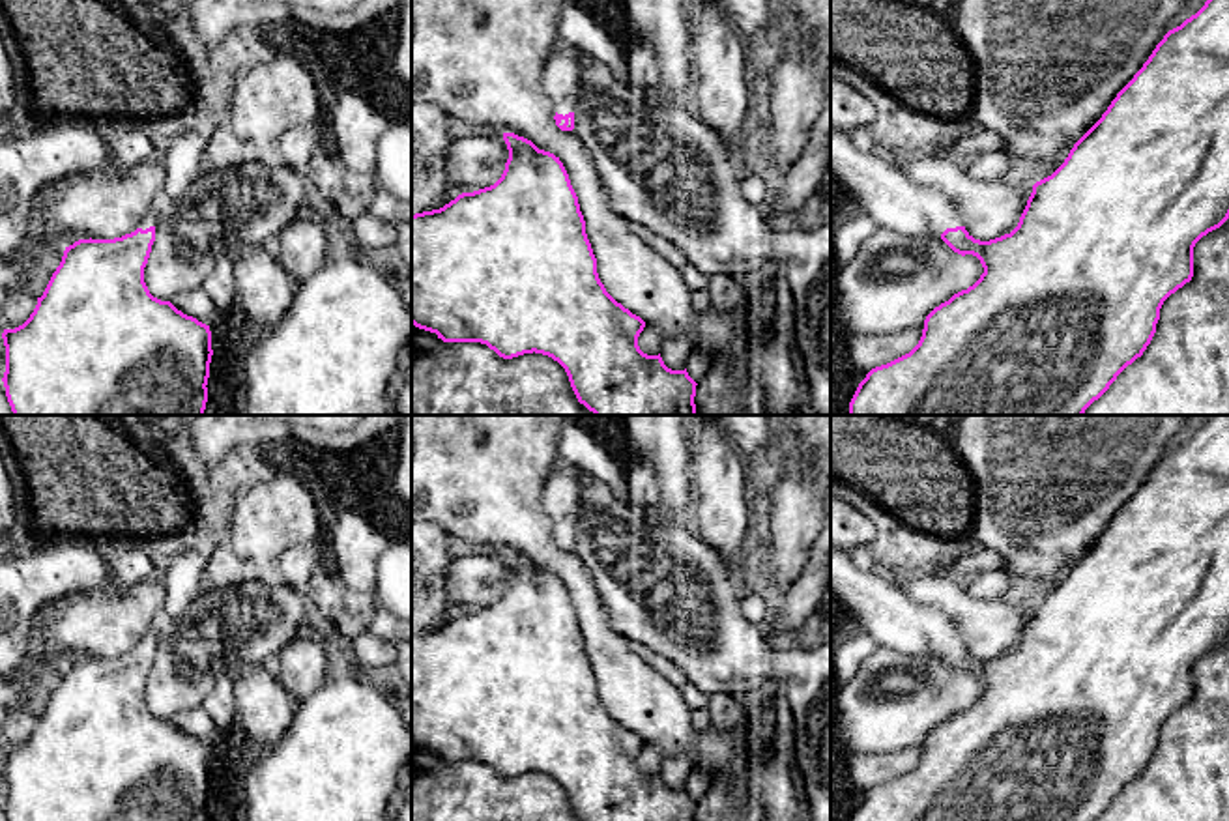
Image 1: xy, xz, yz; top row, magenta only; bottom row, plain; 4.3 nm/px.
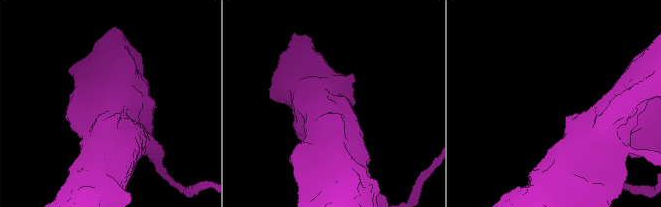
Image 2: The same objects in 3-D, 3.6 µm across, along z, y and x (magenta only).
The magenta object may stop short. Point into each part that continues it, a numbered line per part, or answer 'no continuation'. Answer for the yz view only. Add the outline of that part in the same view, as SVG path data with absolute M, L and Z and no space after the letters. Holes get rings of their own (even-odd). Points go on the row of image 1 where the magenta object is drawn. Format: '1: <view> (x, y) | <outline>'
1: yz (885, 193) | M831 129L831 183L855 194L862 213L870 215L877 228L920 239L963 226L952 202L941 191L913 183L900 161L874 148L859 150L851 135L834 129Z

